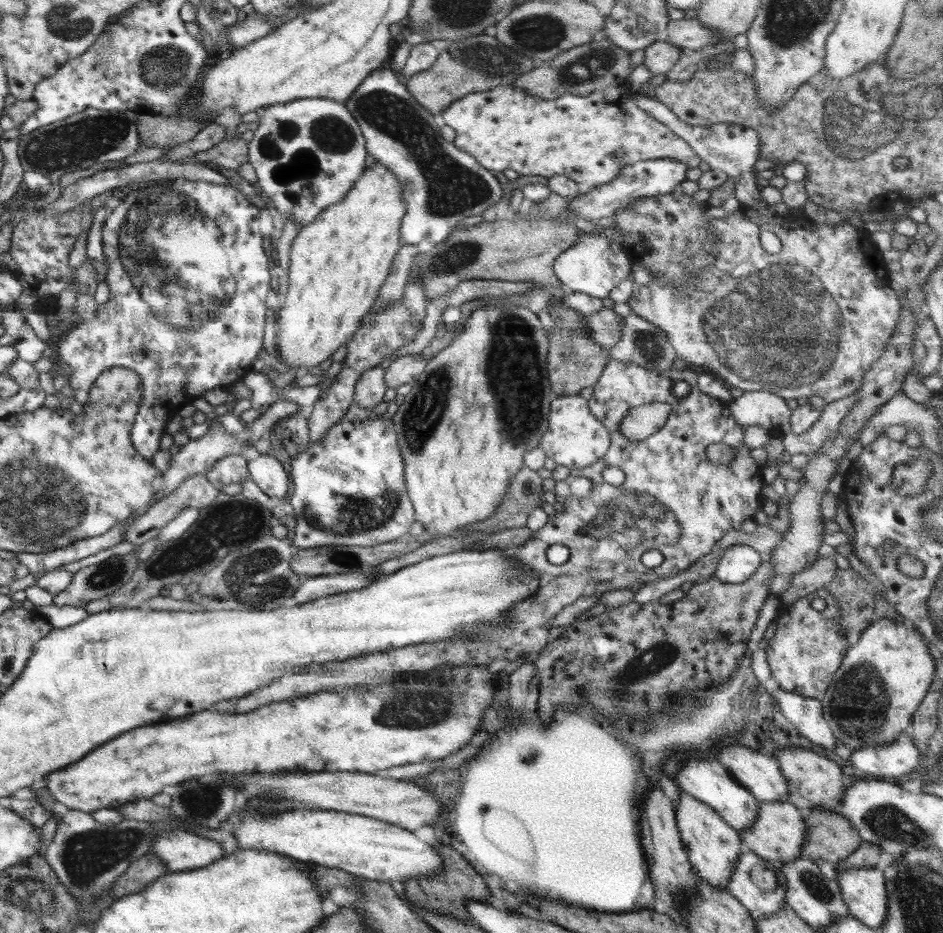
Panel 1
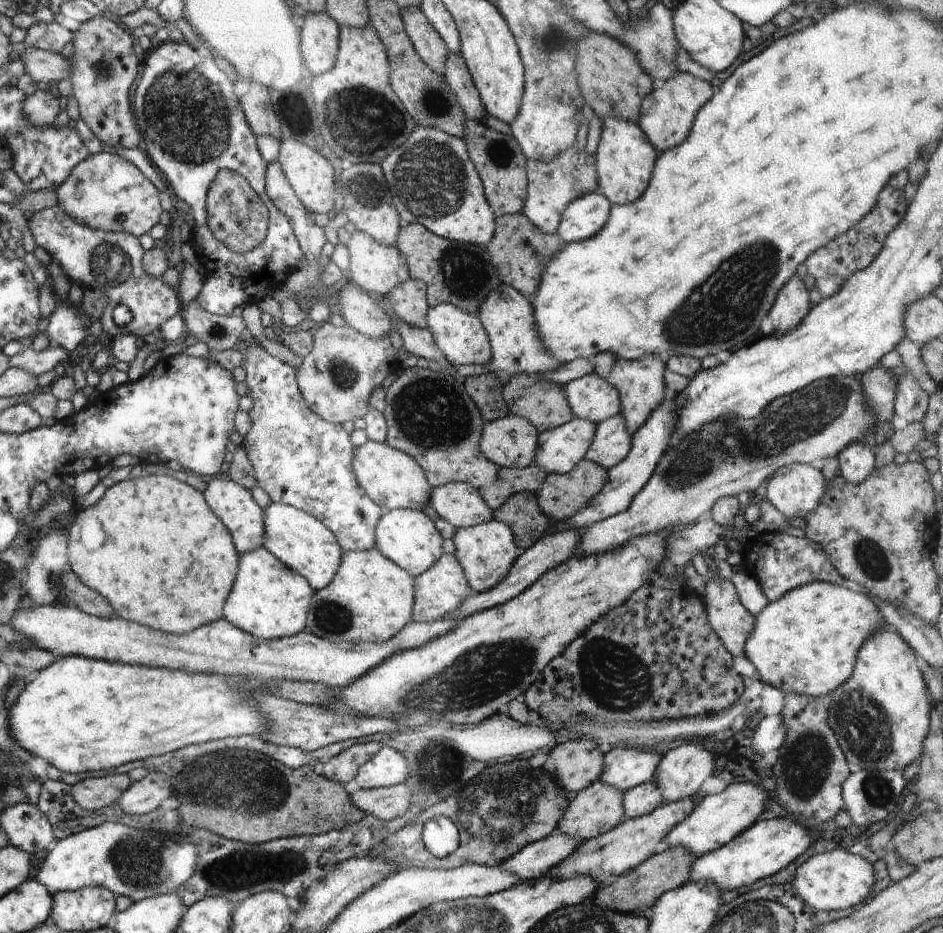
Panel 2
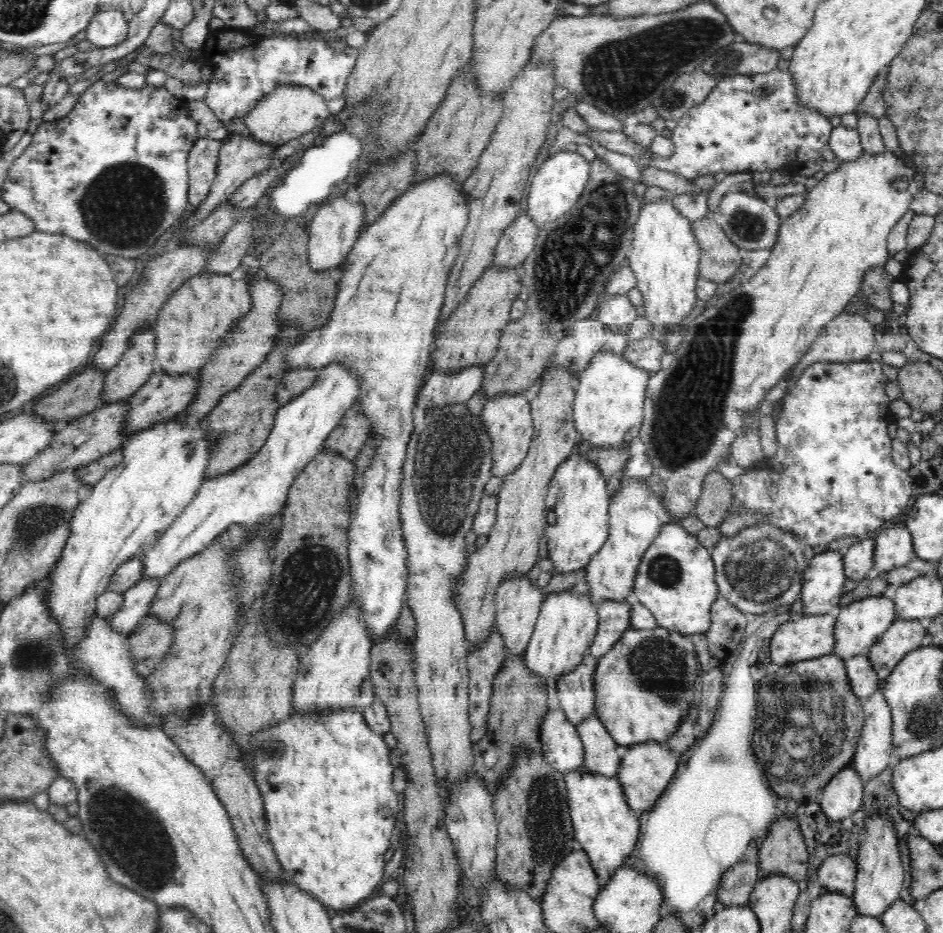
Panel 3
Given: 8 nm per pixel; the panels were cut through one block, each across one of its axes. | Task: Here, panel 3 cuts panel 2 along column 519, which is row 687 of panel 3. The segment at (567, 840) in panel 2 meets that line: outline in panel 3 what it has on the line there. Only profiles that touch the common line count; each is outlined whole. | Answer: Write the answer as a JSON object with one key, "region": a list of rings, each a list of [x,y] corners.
{"region":[[[866,654],[847,658],[844,662],[853,694],[865,701],[878,692],[878,678]]]}

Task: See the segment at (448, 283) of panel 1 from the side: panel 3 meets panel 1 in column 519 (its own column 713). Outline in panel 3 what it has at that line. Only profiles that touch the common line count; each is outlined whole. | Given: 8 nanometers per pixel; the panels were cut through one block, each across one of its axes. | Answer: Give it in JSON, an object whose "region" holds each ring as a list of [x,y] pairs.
{"region":[[[710,216],[696,220],[692,223],[692,229],[694,229],[694,235],[700,245],[699,277],[716,284],[729,281],[737,274],[740,264],[742,264],[741,249],[726,237],[724,230]]]}

